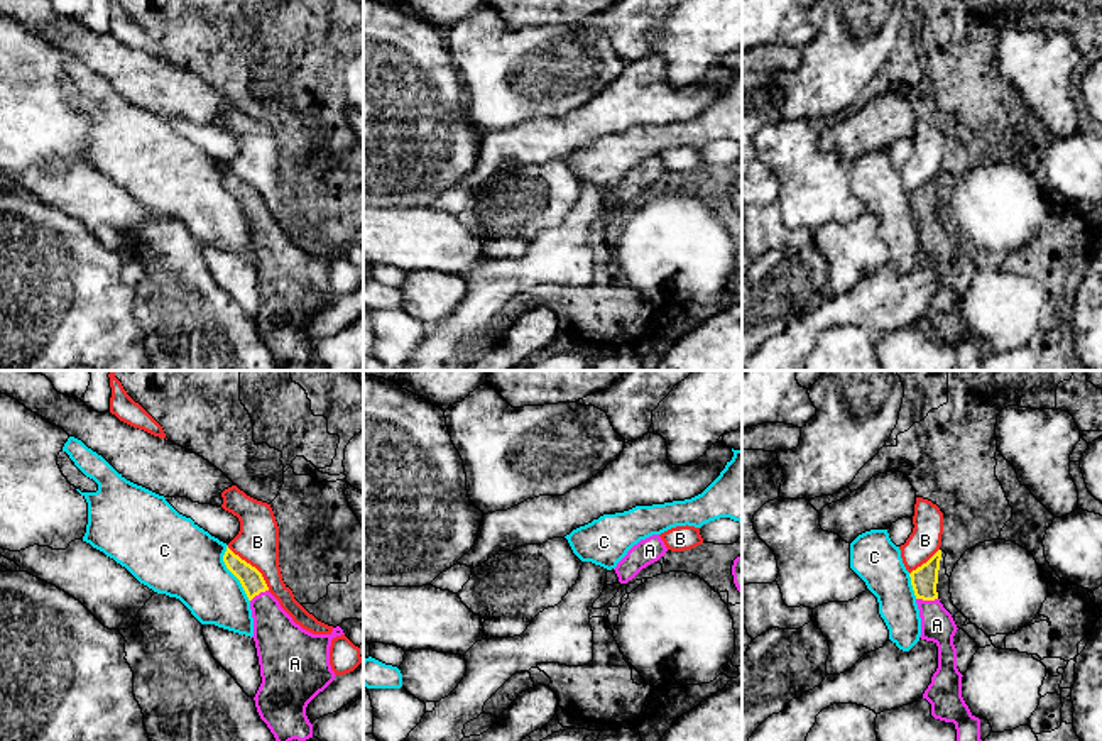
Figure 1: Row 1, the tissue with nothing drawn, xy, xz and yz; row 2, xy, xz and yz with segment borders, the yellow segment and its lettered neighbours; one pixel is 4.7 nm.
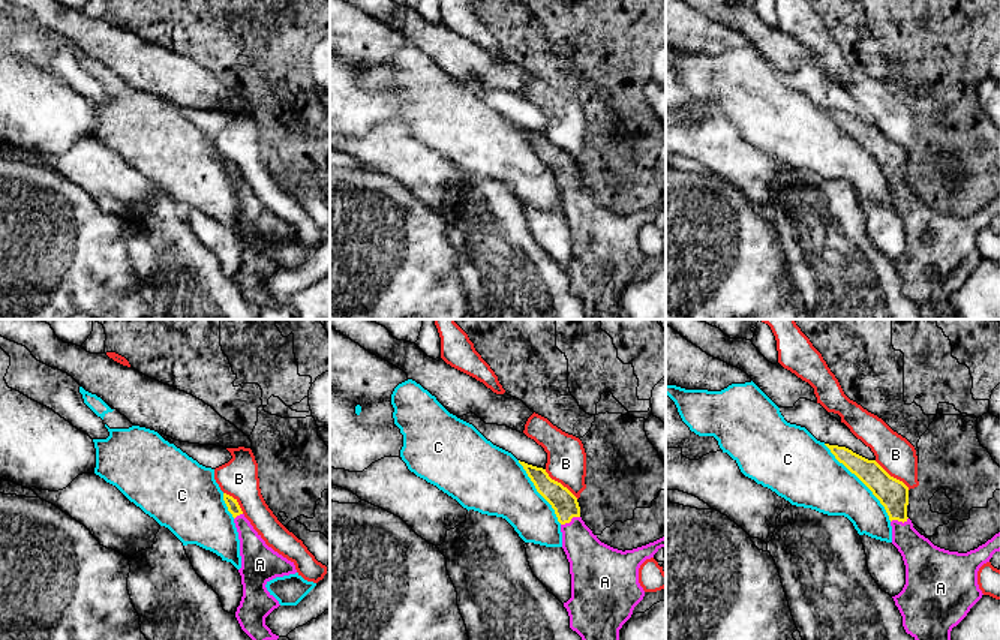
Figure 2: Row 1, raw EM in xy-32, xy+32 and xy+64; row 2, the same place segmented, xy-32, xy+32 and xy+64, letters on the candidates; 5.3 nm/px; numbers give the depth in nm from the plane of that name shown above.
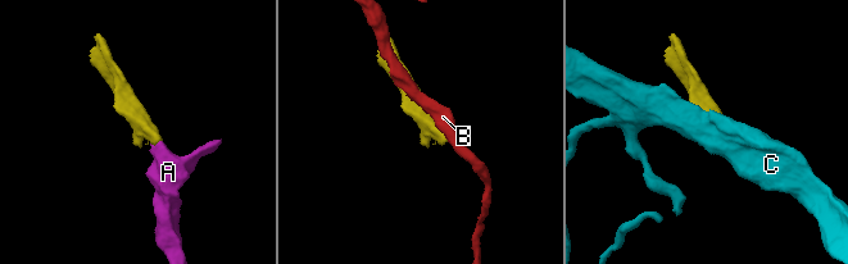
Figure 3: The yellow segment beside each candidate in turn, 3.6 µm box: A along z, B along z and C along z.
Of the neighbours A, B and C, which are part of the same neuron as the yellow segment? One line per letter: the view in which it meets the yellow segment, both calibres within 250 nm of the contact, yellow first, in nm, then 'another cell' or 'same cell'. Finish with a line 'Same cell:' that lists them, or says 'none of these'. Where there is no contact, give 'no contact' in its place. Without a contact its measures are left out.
A: meets yellow in yz; 120 nm thick on the yellow side, 160 nm on the other; same cell
B: meets yellow in xy; 110 nm thick on the yellow side, 200 nm on the other; another cell
C: meets yellow in xy; 110 nm thick on the yellow side, 360 nm on the other; another cell
Same cell: A

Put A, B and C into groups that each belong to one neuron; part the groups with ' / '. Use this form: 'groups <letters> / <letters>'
groups A / B / C

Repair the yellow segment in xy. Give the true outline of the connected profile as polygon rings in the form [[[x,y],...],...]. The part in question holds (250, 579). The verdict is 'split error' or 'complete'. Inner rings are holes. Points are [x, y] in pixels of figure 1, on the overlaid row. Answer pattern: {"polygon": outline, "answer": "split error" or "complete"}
{"polygon": [[[228,546],[223,555],[226,568],[240,580],[252,609],[254,641],[257,648],[262,683],[254,697],[260,719],[267,724],[276,741],[306,741],[313,738],[313,724],[306,716],[308,704],[333,680],[330,665],[331,639],[345,634],[340,626],[330,634],[313,634],[292,621],[269,592],[262,574],[235,555]]], "answer": "split error"}

